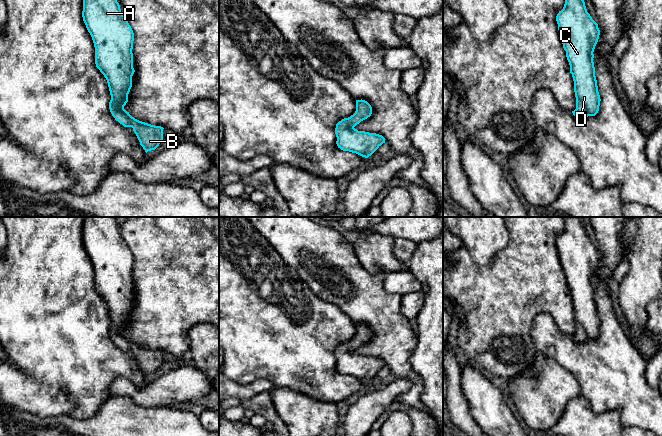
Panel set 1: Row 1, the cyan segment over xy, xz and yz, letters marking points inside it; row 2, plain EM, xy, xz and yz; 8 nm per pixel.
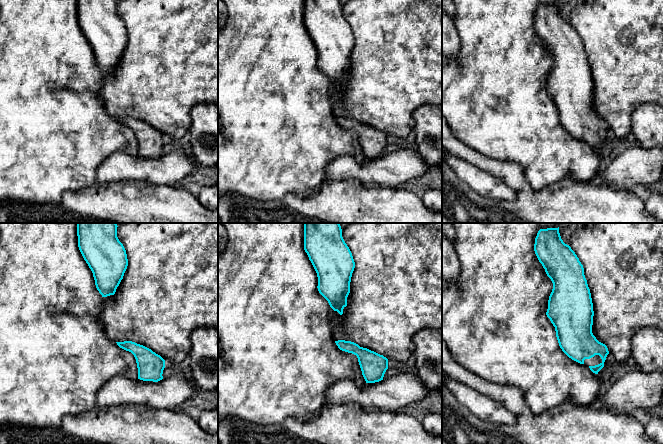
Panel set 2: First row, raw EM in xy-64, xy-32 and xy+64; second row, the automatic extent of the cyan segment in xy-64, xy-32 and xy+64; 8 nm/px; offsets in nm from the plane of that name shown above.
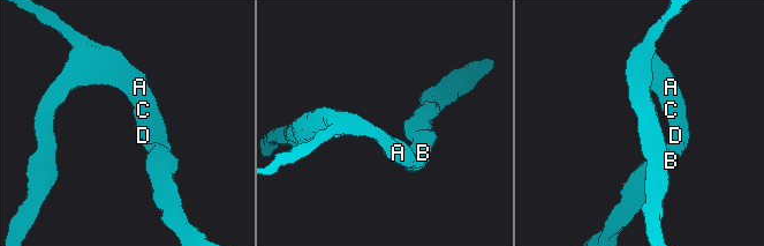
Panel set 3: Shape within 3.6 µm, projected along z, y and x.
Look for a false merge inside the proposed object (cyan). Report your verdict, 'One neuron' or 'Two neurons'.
One neuron

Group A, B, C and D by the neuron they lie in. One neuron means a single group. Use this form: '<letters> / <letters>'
A B C D

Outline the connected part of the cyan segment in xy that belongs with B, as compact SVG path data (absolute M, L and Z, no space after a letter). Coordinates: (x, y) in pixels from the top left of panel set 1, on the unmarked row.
M85 217L83 223L83 245L95 271L95 288L107 304L111 324L109 333L112 340L124 351L132 351L145 376L155 374L163 364L163 351L151 349L132 341L124 333L132 311L134 257L122 238L115 217Z

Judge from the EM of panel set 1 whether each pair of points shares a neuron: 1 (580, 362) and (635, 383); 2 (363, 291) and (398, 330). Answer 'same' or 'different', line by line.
1: same
2: same

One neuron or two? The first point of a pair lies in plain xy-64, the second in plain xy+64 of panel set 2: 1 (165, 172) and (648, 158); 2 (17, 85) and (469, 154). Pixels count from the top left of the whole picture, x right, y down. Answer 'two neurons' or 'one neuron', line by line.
1: one neuron
2: two neurons

